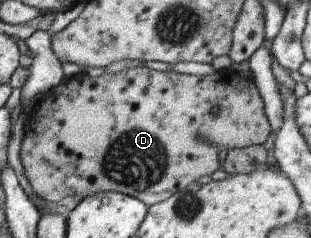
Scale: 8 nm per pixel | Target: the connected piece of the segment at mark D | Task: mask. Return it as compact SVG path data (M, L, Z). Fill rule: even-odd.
M146 67L131 68L125 72L115 74L103 74L91 78L86 74L78 74L78 76L70 76L68 80L63 80L58 84L58 88L54 92L42 93L42 97L36 102L34 109L28 114L25 121L25 131L20 148L20 164L24 170L24 175L29 176L31 186L37 198L48 202L58 202L62 198L68 196L85 197L97 193L121 193L139 202L142 202L147 208L161 202L180 190L186 189L186 186L193 184L202 176L209 176L219 168L218 151L222 148L232 149L237 147L248 147L251 145L262 145L271 132L268 120L264 114L263 102L259 96L256 86L252 79L248 79L238 74L227 71L216 71L209 76L190 76L186 74L178 74L170 72L156 72L148 70ZM216 106L218 112L210 114L210 108ZM198 133L203 141L196 139L195 134Z

